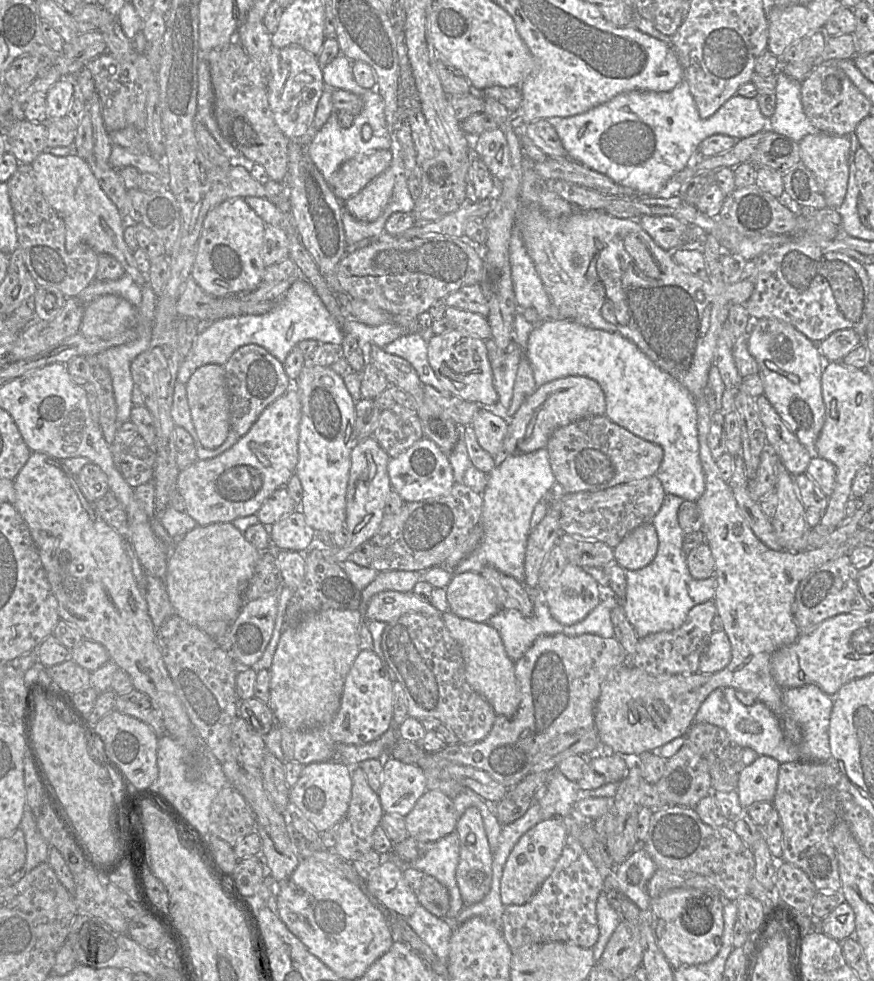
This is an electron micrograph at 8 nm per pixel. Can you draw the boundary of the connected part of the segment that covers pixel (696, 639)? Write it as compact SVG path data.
M714 600L694 606L687 614L682 626L668 632L658 632L640 638L636 652L627 663L647 673L658 675L692 674L699 672L699 662L705 652L712 630L712 621L717 614Z

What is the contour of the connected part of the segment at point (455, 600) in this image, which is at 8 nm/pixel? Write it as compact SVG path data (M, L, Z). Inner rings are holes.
M479 573L455 574L445 589L448 611L460 618L487 623L502 608L493 587Z

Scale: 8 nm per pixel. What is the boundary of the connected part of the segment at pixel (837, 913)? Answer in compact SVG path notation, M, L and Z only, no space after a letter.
M845 901L817 923L821 932L840 943L855 933L855 914Z

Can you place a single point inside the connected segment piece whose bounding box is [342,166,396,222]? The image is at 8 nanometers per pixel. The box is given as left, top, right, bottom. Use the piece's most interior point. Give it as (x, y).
(367, 205)

